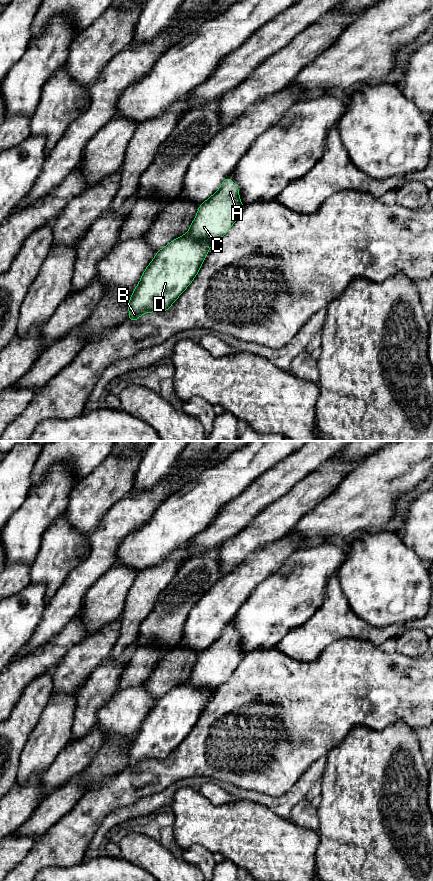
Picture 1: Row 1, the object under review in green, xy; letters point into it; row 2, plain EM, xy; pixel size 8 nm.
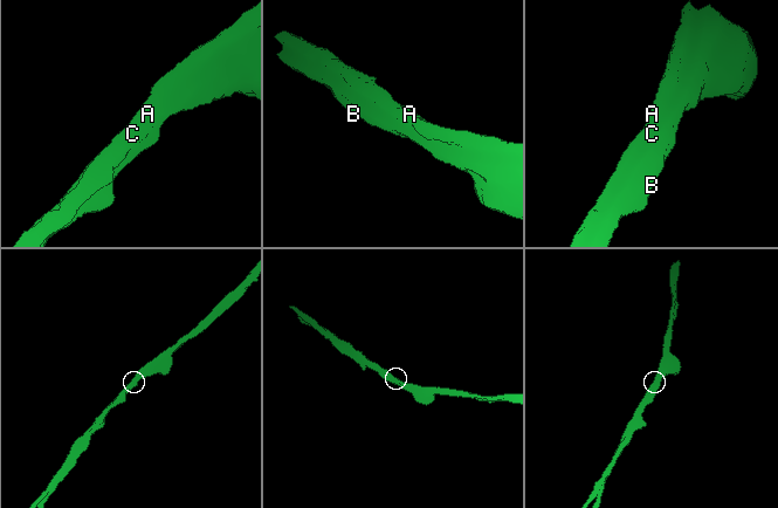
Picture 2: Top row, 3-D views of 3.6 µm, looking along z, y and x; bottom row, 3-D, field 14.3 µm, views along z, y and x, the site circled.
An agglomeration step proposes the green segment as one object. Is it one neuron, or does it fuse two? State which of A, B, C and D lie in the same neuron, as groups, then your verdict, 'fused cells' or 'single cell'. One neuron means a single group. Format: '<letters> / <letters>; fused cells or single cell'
A C / B D; fused cells

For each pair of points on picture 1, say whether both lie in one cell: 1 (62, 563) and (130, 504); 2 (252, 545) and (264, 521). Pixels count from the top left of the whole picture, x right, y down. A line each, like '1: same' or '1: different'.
1: different
2: same

